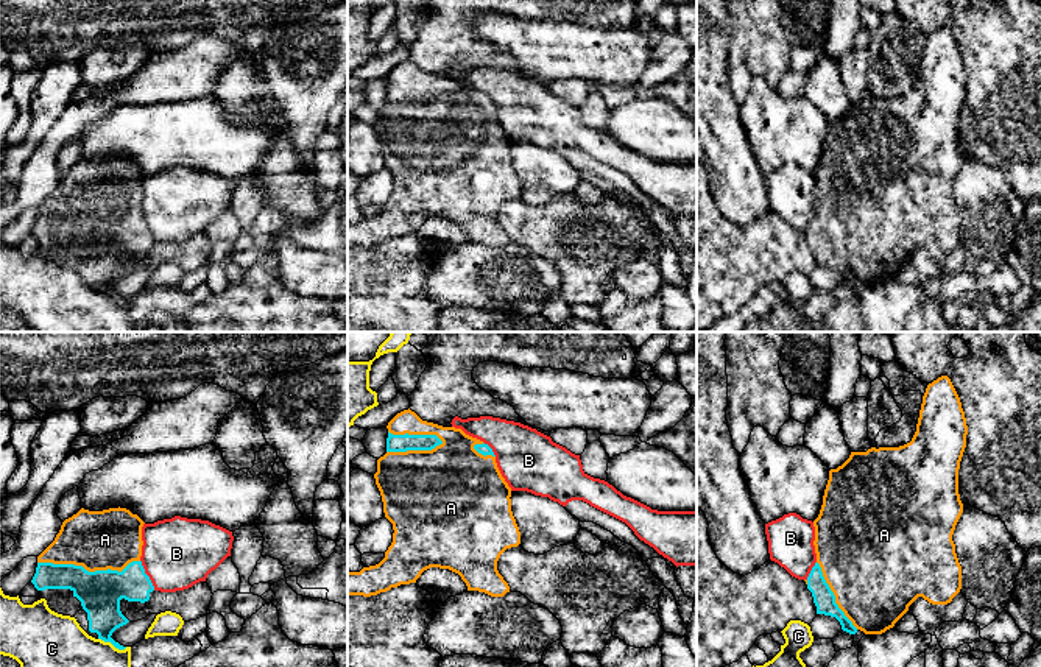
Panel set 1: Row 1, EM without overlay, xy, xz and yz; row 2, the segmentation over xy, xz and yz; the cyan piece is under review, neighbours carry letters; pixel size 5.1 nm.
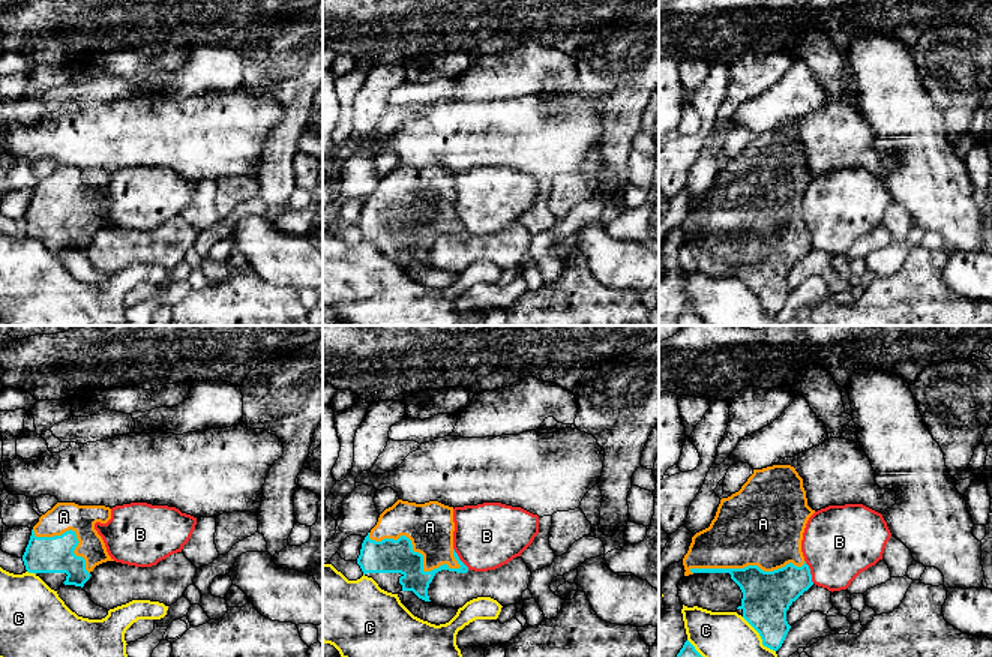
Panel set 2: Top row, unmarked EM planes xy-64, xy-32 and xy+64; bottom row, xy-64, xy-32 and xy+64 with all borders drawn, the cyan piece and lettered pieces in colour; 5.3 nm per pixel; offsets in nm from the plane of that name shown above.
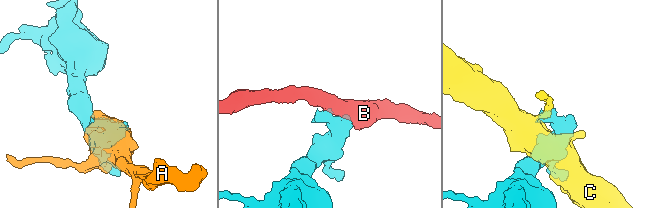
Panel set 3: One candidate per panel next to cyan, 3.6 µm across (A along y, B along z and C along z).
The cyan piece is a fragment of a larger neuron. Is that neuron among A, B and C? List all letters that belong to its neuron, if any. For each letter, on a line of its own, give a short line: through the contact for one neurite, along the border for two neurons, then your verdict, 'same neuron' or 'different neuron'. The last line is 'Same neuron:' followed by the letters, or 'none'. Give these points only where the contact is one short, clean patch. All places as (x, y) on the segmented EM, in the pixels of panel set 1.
A: same neuron
B: line xy (141, 560), (155, 589); different neuron
C: different neuron
Same neuron: A

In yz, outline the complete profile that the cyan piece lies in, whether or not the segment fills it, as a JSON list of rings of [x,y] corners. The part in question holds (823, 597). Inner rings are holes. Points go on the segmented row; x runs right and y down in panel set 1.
[[[941,376],[927,385],[923,396],[916,432],[910,443],[899,447],[871,447],[866,452],[851,452],[849,458],[837,469],[829,471],[829,480],[823,496],[823,505],[818,517],[813,521],[815,527],[815,553],[817,563],[809,577],[804,580],[807,589],[812,592],[817,614],[835,617],[842,630],[856,634],[859,630],[865,634],[882,634],[893,628],[895,623],[909,611],[909,606],[923,597],[932,605],[947,605],[962,589],[962,566],[955,553],[952,535],[955,525],[963,513],[963,503],[958,494],[958,469],[966,447],[968,425],[960,397],[947,376]]]

